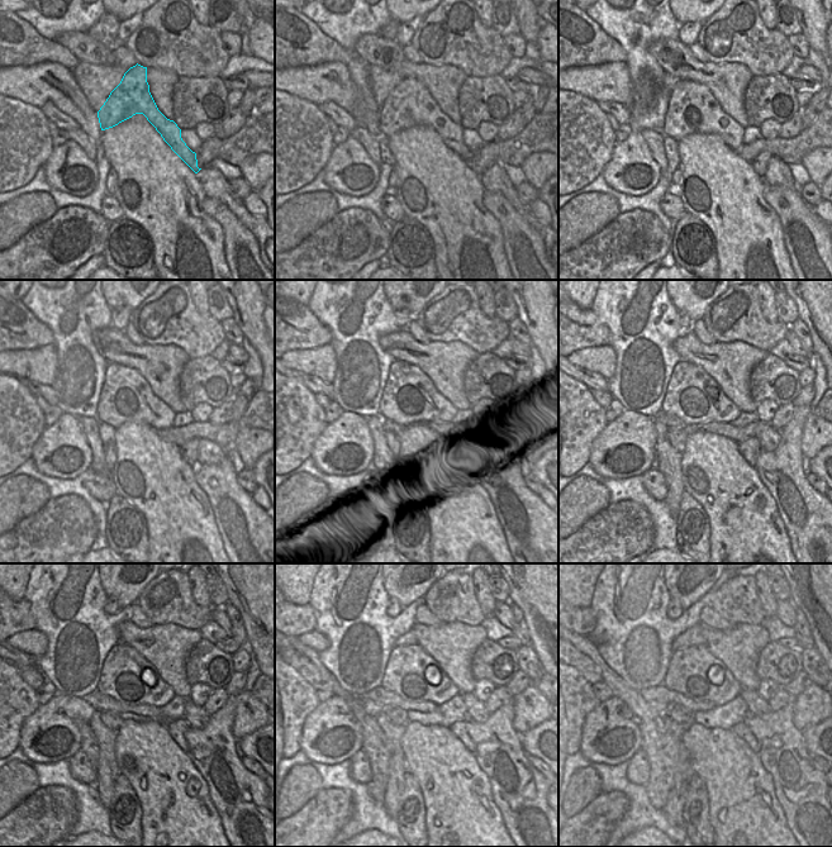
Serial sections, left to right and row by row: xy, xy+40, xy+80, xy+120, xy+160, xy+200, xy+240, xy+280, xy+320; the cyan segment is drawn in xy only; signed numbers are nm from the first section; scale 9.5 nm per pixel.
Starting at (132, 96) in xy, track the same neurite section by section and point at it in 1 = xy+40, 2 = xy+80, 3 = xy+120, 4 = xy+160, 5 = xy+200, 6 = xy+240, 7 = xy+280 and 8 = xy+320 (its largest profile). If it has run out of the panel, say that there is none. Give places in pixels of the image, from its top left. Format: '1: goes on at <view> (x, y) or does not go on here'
1: goes on at xy+40 (409, 104)
2: goes on at xy+80 (692, 108)
3: goes on at xy+120 (126, 396)
4: goes on at xy+160 (409, 396)
5: goes on at xy+200 (687, 398)
6: goes on at xy+240 (119, 679)
7: goes on at xy+280 (404, 674)
8: goes on at xy+320 (687, 674)

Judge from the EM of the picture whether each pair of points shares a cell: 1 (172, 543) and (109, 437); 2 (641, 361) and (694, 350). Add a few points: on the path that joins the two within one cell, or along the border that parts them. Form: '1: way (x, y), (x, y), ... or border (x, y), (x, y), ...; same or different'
1: border (114, 428), (115, 441); different
2: border (692, 331), (680, 336), (673, 345), (680, 360); different

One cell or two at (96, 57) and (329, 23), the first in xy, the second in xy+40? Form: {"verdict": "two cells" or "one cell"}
{"verdict": "two cells"}

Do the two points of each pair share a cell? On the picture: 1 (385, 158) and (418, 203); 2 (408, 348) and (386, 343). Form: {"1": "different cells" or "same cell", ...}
{"1": "different cells", "2": "same cell"}

